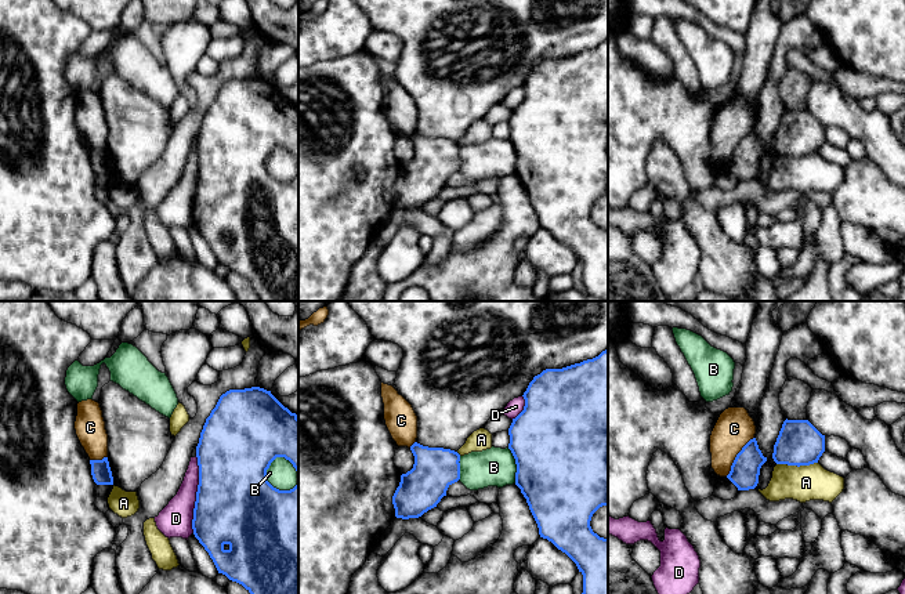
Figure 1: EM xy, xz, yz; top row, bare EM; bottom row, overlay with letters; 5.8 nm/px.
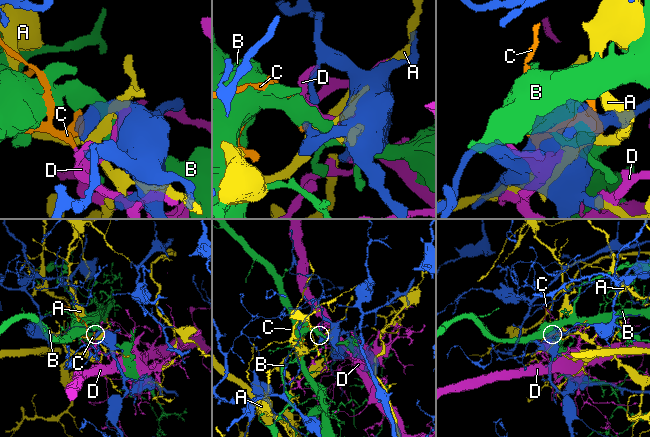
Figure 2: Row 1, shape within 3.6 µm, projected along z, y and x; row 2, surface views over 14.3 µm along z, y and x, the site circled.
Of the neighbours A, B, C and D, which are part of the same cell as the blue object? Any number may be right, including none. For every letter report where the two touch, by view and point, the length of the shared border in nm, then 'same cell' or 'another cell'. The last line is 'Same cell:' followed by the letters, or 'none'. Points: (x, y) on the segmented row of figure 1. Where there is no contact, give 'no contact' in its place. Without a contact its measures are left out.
A: meets blue in yz at (796, 464); contact 240 nm long; another cell
B: meets blue in xz at (517, 466); contact 220 nm long; another cell
C: meets blue in yz at (737, 456); contact 280 nm long; another cell
D: meets blue in xy at (196, 495); contact 440 nm long; another cell
Same cell: none

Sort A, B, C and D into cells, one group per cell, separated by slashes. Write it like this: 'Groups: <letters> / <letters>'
Groups: A / B / C D

